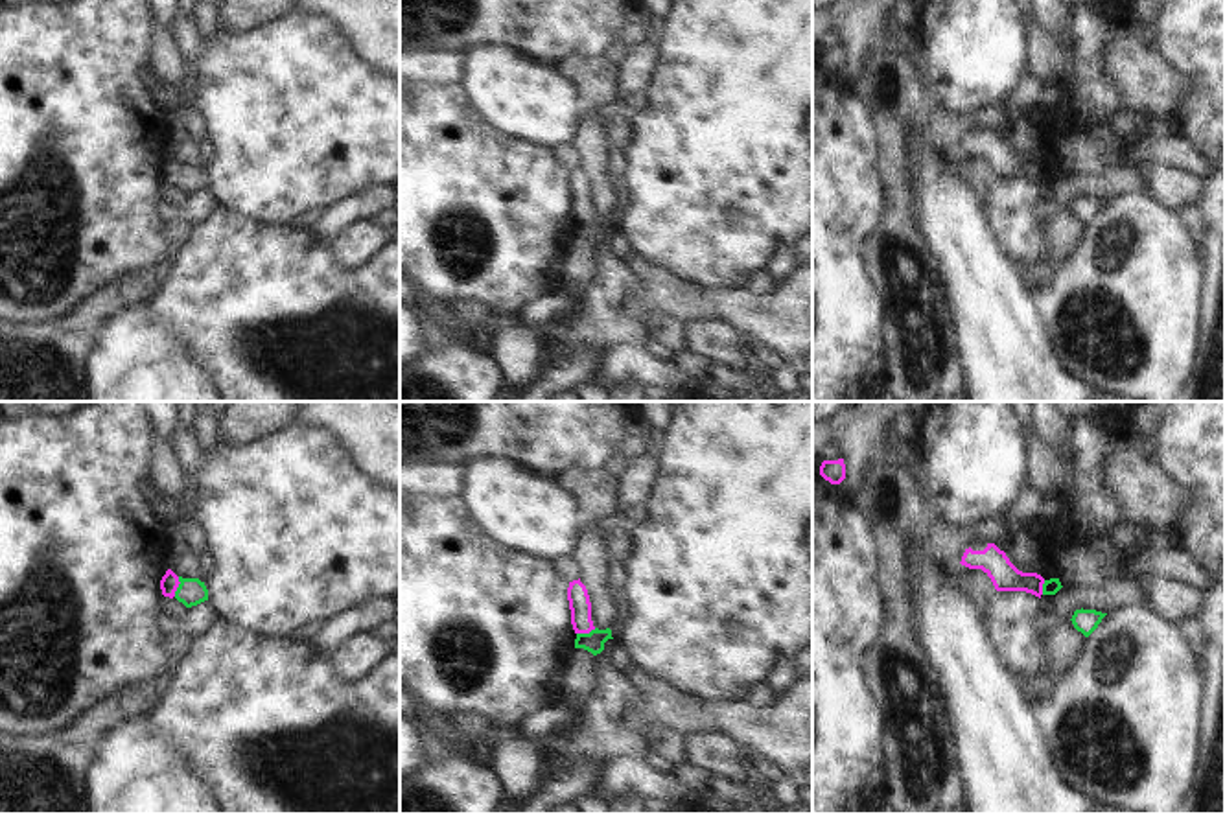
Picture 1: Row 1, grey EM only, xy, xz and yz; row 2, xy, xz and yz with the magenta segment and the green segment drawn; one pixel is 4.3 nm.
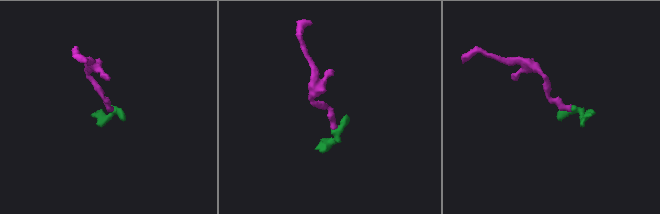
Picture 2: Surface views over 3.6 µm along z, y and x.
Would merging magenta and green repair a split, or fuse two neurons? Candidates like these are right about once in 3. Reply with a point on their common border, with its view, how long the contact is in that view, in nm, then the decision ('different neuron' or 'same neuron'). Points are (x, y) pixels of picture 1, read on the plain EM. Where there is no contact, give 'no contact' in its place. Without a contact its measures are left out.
meets magenta in xy at (177, 174); contact 90 nm long; same neuron

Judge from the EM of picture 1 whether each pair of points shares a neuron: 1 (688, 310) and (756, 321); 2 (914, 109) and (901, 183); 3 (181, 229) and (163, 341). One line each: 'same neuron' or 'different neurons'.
1: same neuron
2: same neuron
3: different neurons

